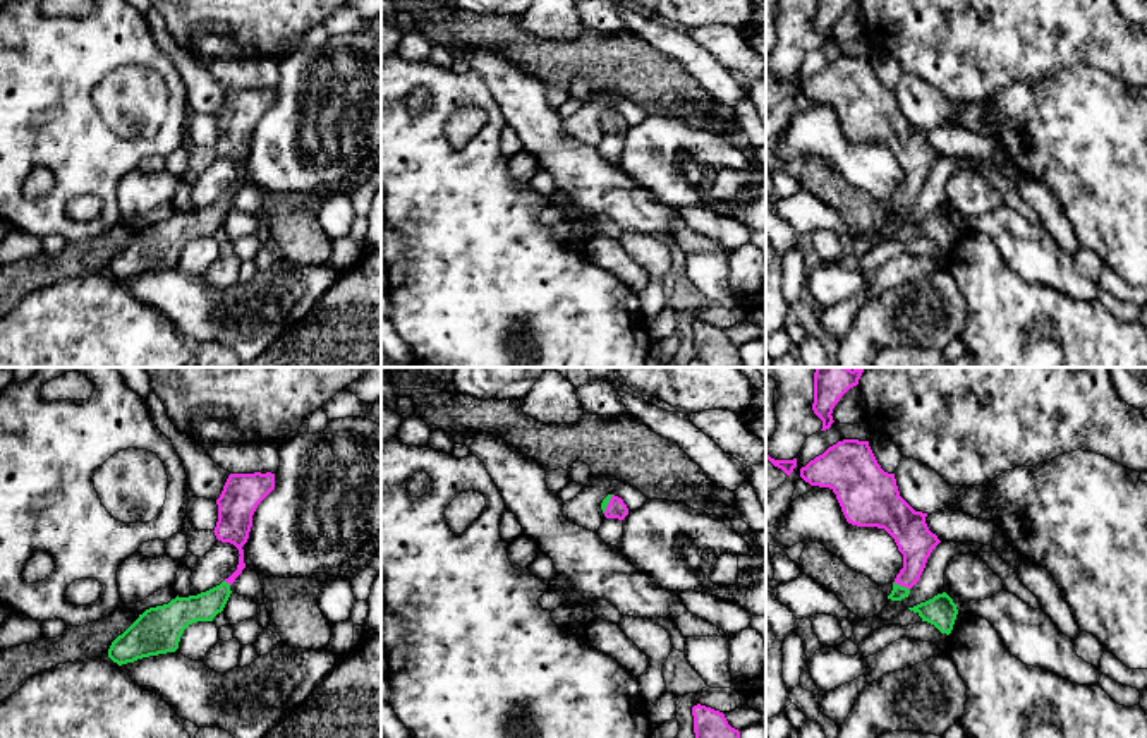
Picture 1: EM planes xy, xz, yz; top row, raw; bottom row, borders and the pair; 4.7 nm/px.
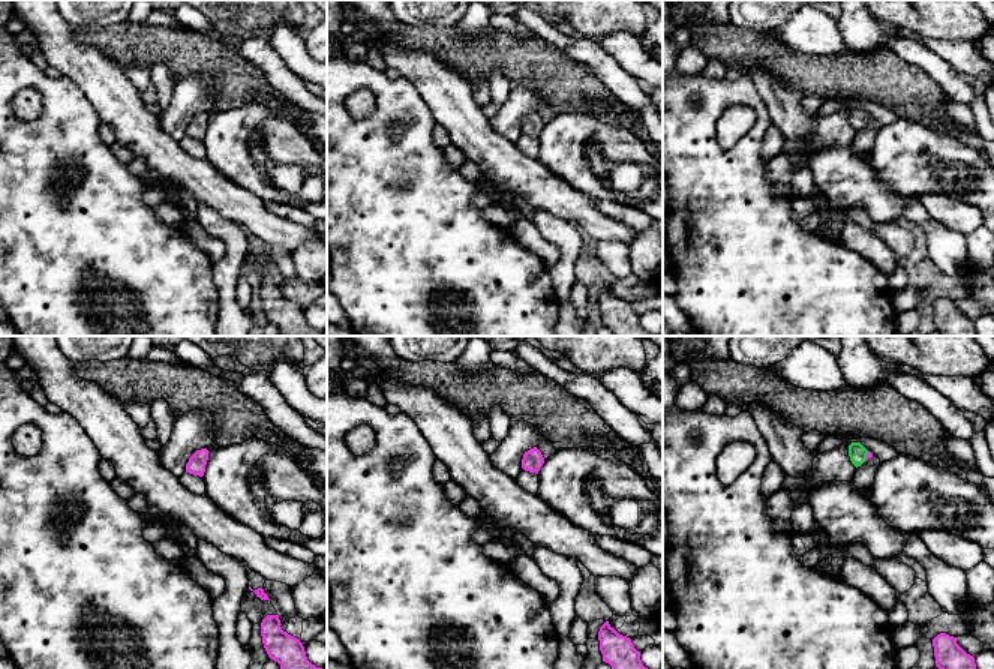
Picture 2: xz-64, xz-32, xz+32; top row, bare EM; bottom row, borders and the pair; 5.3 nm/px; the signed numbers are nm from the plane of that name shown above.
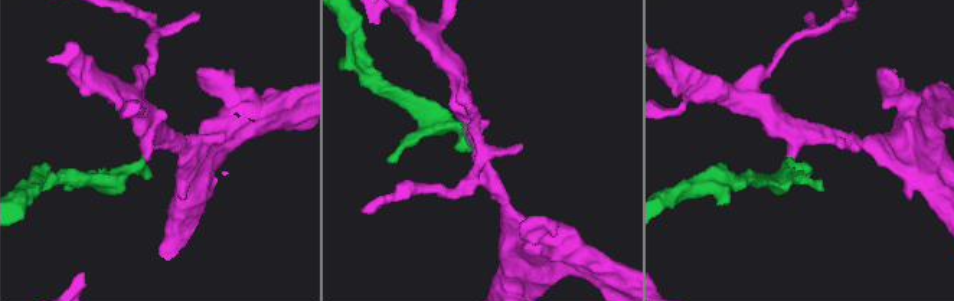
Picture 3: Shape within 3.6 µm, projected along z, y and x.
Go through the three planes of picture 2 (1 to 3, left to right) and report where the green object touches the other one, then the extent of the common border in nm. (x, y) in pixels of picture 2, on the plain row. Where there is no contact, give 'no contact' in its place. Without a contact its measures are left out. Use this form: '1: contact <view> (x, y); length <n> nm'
1: no contact
2: no contact
3: contact xz+32 (867, 120); length 50 nm

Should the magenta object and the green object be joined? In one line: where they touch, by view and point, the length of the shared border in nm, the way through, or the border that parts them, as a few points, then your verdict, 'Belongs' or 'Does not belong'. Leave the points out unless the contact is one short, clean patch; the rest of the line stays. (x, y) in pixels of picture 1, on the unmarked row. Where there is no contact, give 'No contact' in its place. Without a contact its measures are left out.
Touches magenta at yz (902, 201). Shared border 90 nm. Path across: yz (912, 151), (912, 186), (902, 201), (898, 208). Belongs

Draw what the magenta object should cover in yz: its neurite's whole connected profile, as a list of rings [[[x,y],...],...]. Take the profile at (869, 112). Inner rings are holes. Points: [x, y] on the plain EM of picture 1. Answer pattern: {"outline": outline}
{"outline": [[[838,57],[802,82],[800,93],[810,101],[829,103],[848,139],[884,144],[895,154],[903,184],[888,215],[908,213],[941,156],[929,146],[927,129],[915,127],[900,112],[895,89],[881,84],[869,57]]]}

